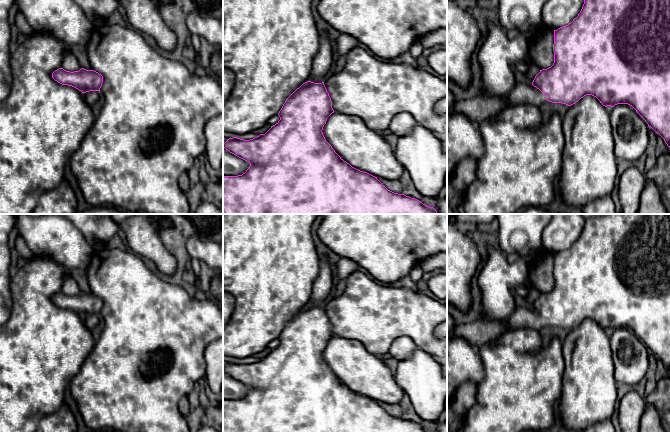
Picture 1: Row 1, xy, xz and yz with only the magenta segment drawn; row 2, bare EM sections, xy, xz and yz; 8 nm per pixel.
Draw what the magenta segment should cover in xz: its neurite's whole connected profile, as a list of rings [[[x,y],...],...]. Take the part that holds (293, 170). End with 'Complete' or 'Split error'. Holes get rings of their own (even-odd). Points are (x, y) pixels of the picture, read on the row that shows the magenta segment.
[[[320,34],[310,79],[286,99],[278,113],[280,120],[265,134],[250,140],[233,137],[223,144],[230,153],[250,163],[242,175],[223,176],[223,214],[438,214],[433,207],[394,193],[377,177],[352,167],[326,141],[322,130],[334,110],[324,81],[334,61],[334,43],[326,34]]]. Split error

